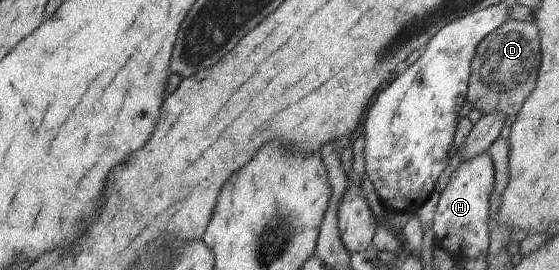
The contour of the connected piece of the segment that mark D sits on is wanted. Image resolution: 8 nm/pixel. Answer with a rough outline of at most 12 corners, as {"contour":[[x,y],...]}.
{"contour":[[509,18],[476,47],[466,100],[517,115],[540,68],[534,20]]}

